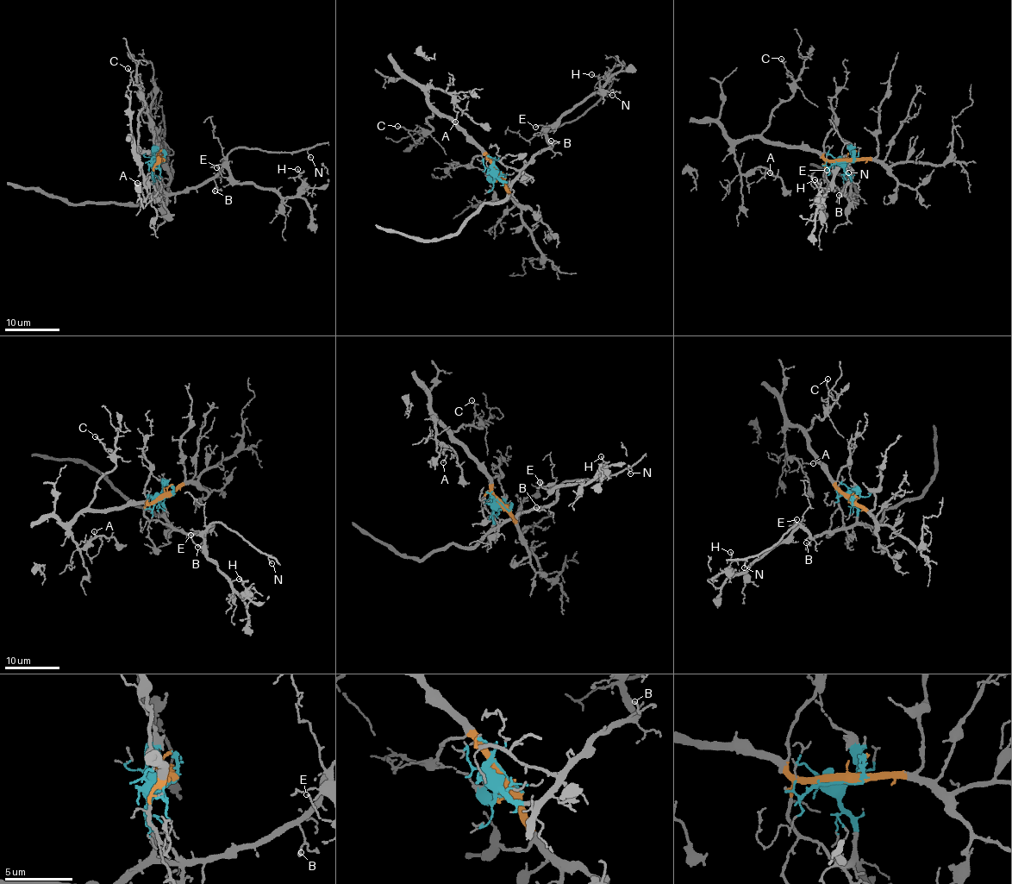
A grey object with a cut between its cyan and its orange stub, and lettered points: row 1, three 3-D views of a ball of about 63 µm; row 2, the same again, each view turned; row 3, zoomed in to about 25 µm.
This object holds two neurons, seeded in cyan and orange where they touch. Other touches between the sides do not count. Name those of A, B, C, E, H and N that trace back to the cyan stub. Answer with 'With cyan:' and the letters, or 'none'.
With cyan: B, E, H, N

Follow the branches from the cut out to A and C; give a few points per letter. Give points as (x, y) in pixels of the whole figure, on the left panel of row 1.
A: (159, 161), (158, 156), (140, 154), (137, 150), (140, 153), (146, 185), (146, 179), (143, 183), (136, 183)
C: (159, 161), (158, 156), (146, 154), (139, 147), (138, 119), (144, 101), (140, 89), (134, 84), (128, 68)

